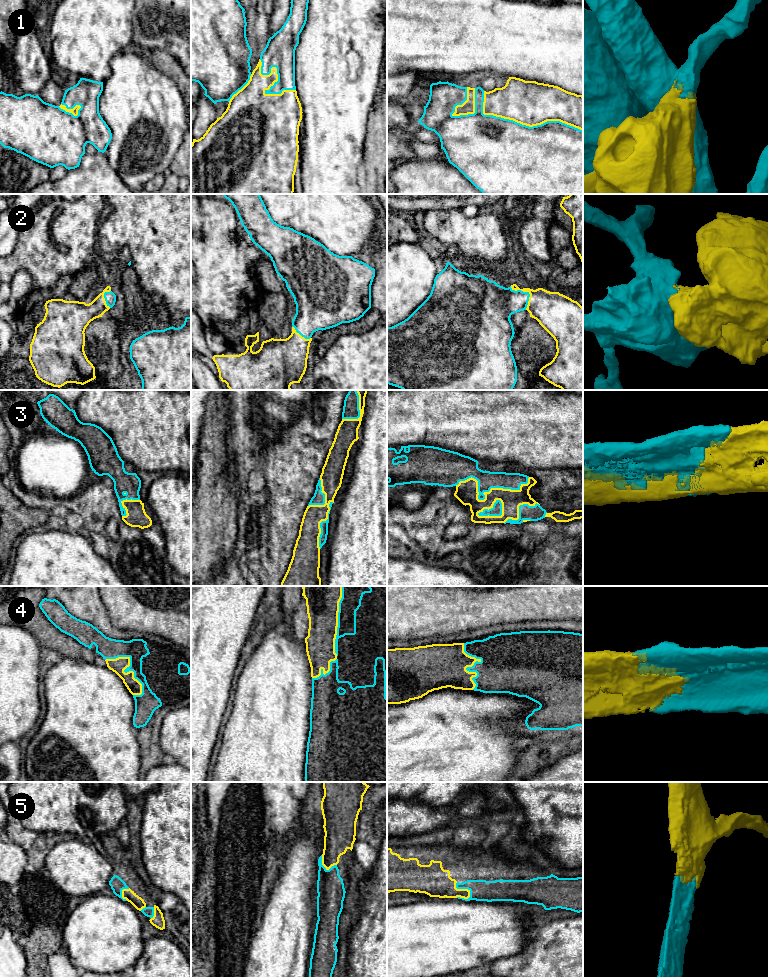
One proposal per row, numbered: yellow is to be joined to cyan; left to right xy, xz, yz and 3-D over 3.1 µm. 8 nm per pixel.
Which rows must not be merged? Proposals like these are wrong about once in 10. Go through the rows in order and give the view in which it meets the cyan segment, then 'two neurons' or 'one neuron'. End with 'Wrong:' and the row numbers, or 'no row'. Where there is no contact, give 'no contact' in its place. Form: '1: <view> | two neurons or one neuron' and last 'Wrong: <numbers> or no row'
1: yz | one neuron
2: yz | one neuron
3: yz | one neuron
4: xy | one neuron
5: yz | one neuron
Wrong: no row

